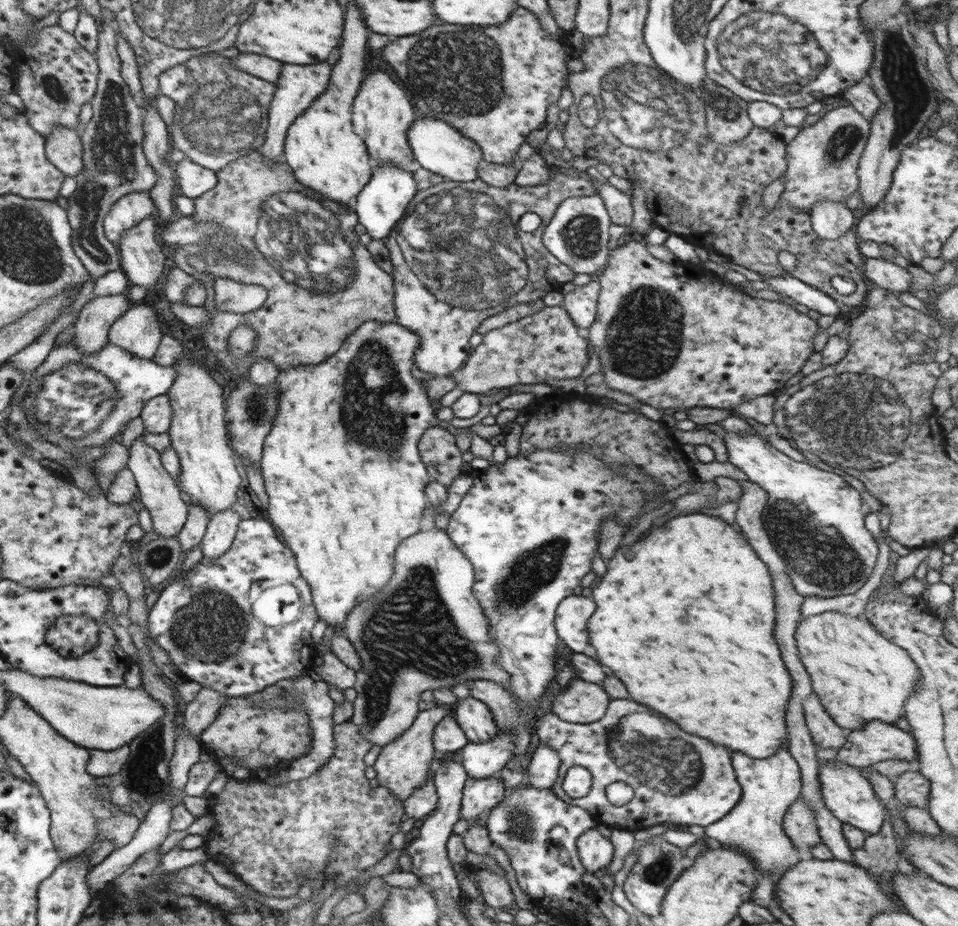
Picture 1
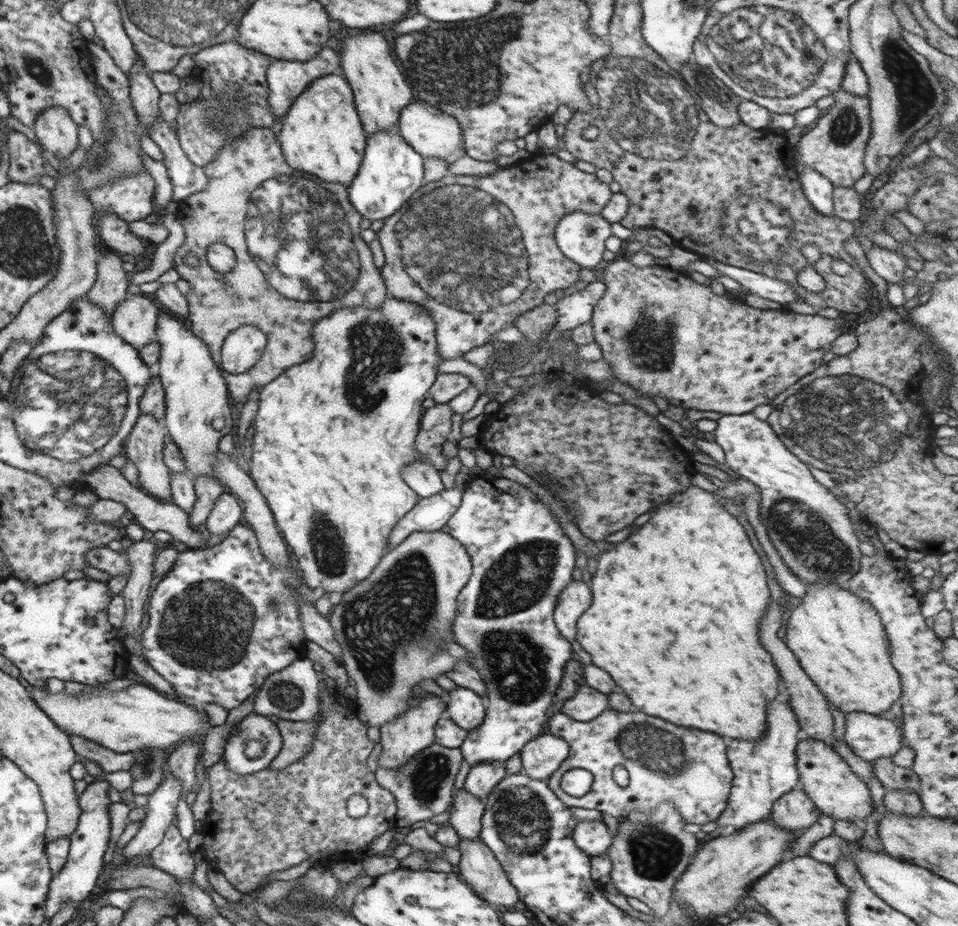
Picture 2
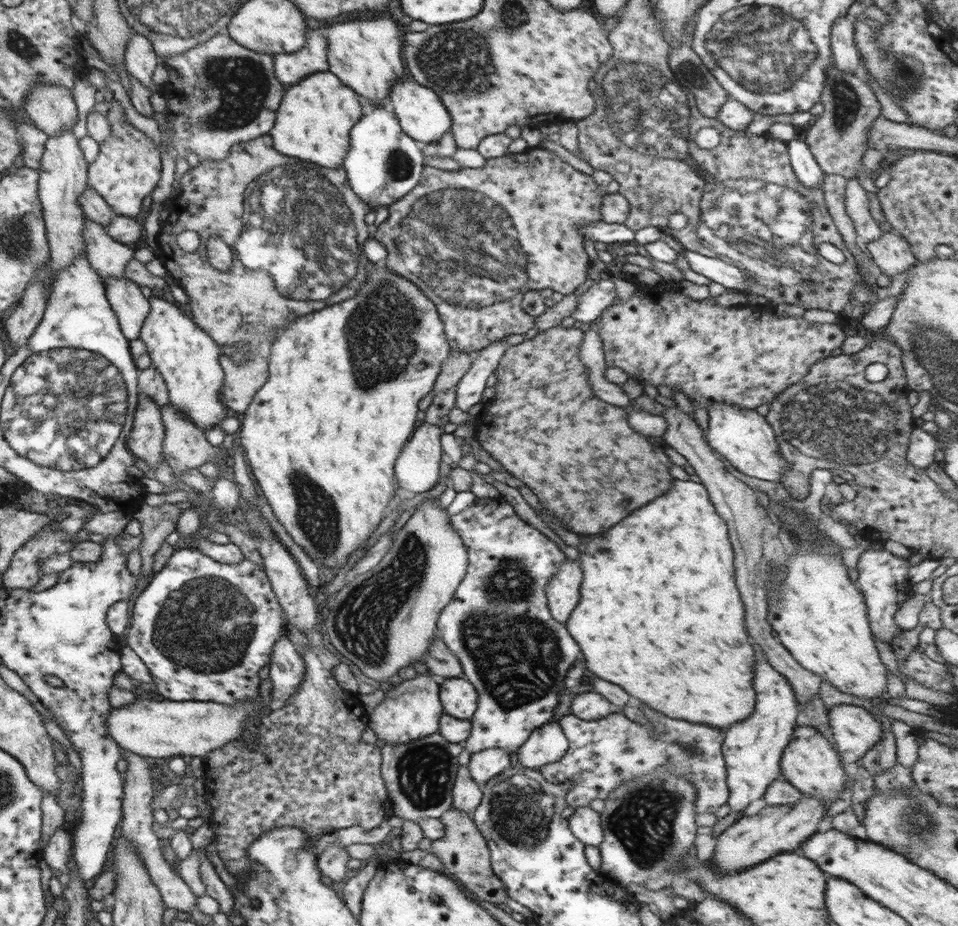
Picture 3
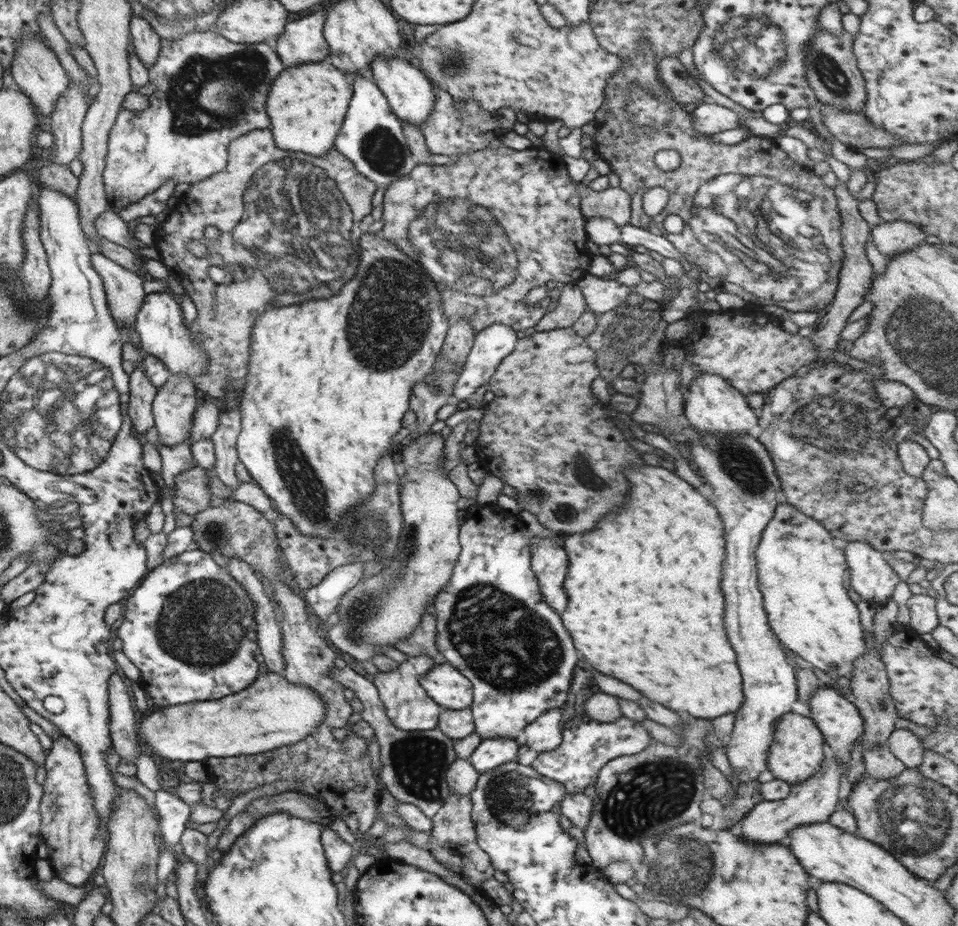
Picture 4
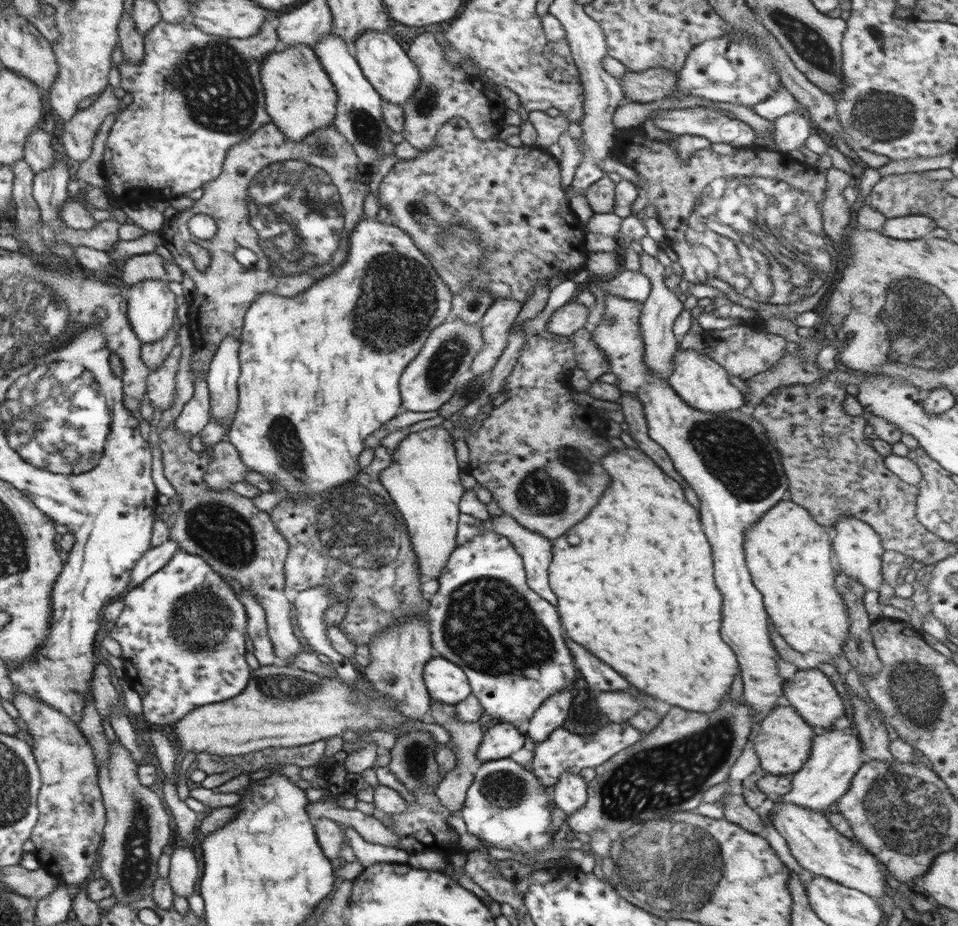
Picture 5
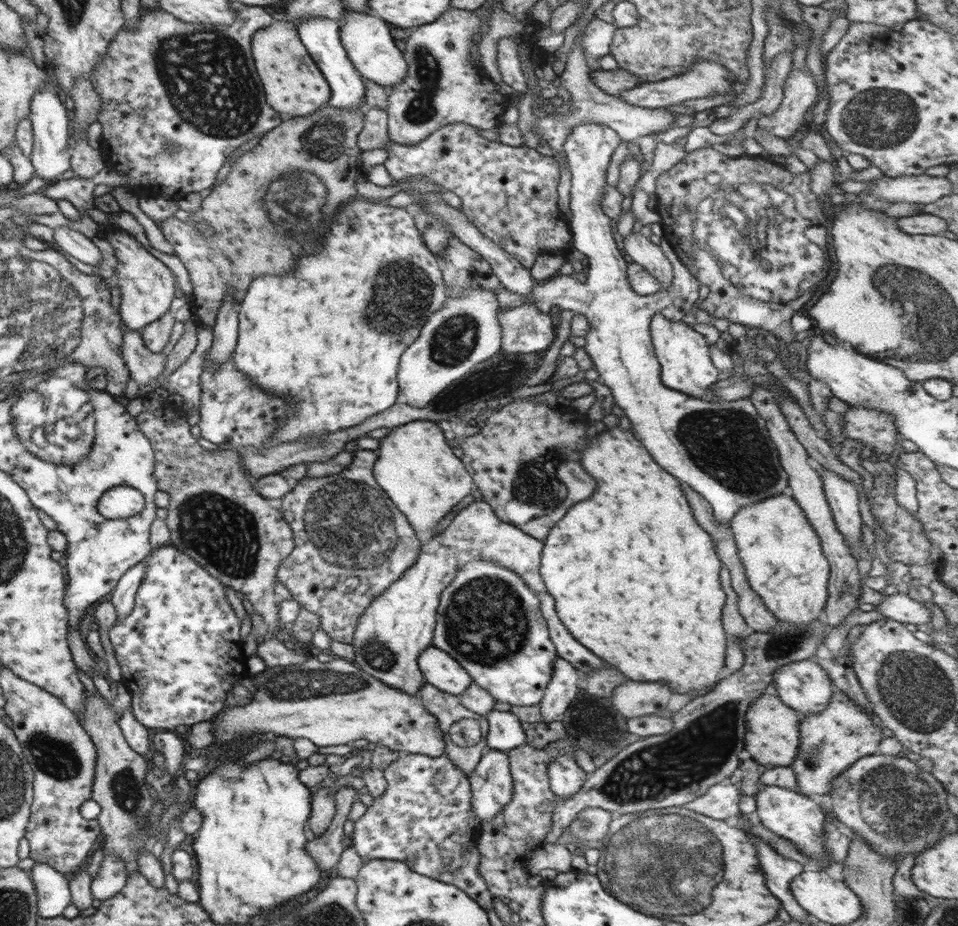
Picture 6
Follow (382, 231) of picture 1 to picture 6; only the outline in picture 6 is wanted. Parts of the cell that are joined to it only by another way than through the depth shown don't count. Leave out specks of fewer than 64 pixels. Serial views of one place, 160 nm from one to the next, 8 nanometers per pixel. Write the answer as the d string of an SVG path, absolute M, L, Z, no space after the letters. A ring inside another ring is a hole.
M326 17L300 18L300 20L296 21L299 21L296 29L301 42L330 86L329 106L340 108L341 111L356 110L356 108L362 109L363 105L366 104L364 79L354 69L354 64L348 59L348 54L340 39L340 29L336 21Z

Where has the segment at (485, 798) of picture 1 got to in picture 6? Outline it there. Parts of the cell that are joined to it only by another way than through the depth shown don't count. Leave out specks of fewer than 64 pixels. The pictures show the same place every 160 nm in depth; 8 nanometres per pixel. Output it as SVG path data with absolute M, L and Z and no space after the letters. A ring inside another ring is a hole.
M492 709L484 717L489 722L486 748L508 753L513 748L526 745L525 732L515 714Z

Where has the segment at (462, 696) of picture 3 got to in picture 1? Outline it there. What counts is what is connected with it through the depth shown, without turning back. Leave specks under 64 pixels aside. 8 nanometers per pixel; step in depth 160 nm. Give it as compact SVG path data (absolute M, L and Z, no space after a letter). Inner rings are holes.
M474 697L458 698L455 721L465 732L469 742L489 741L498 732L492 711Z

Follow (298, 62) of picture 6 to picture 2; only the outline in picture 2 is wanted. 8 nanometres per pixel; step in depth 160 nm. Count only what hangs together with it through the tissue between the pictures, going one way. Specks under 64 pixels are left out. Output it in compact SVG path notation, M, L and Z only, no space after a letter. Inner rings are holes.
M342 74L322 76L294 102L277 132L287 163L326 182L352 186L364 158L367 136L356 112L353 91Z

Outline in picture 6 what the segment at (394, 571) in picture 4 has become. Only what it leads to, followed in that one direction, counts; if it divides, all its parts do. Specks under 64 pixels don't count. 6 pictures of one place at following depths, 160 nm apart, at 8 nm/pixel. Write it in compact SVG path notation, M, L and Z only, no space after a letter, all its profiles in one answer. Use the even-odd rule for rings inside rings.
M417 420L394 427L381 438L373 466L376 482L404 514L416 537L423 544L435 536L434 528L475 485L464 468L463 458L456 457L436 421Z

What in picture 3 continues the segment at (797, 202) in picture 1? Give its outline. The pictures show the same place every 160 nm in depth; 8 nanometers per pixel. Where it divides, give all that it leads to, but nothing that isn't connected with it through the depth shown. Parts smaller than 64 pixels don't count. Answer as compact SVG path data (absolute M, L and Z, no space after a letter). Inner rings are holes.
M834 64L826 73L828 80L824 80L824 90L819 98L824 113L801 131L801 137L825 174L836 174L846 180L856 179L857 170L862 166L862 155L869 147L867 132L874 120L880 117L881 106L864 78L846 74Z

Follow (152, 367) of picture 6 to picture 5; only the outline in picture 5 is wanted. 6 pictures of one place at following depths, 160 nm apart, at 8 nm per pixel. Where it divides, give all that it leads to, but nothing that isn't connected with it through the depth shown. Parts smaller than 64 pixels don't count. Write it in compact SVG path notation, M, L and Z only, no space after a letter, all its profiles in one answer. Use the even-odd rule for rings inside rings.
M179 343L172 348L164 362L155 369L149 371L145 378L145 389L148 393L151 406L162 412L168 410L174 400L174 377L178 372L178 362L182 348Z

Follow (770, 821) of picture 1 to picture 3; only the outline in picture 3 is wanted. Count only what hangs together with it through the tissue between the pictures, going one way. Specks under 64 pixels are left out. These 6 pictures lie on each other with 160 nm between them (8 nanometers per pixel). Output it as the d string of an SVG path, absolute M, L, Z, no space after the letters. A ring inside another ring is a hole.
M763 653L756 654L756 666L754 666L754 688L756 688L756 710L752 712L747 719L731 724L724 732L723 745L721 751L725 760L727 770L727 787L729 788L729 800L727 804L730 809L743 812L749 804L757 799L762 798L767 791L768 785L776 779L782 779L780 770L780 757L783 755L783 750L787 747L790 739L797 728L796 718L800 705L795 697L792 685L788 679L776 671L768 660L765 659Z

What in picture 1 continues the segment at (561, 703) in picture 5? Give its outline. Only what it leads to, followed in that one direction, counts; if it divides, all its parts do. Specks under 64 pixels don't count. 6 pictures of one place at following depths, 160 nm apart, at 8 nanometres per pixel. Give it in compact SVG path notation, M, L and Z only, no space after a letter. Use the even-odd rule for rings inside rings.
M539 745L527 767L526 782L534 788L552 789L559 775L561 763L558 751L548 745Z

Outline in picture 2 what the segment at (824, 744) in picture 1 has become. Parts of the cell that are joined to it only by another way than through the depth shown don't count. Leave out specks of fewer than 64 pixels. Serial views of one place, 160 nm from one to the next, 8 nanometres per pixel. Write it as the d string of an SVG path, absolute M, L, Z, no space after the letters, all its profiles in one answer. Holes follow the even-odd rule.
M775 601L770 602L768 614L764 616L764 620L760 624L760 644L764 644L764 648L768 648L768 654L772 656L772 660L774 660L780 676L784 678L784 686L786 686L786 692L788 692L786 695L789 697L789 704L792 706L791 709L799 721L802 735L825 742L826 739L832 736L834 728L834 719L832 718L829 702L826 695L800 667L792 650L778 638L778 630L782 628L782 614L783 608L781 604Z

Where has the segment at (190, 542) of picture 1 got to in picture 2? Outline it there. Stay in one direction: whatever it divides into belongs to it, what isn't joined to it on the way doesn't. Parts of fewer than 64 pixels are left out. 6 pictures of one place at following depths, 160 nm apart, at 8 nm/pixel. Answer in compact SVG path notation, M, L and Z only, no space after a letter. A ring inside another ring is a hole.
M200 475L195 479L196 500L192 512L188 514L191 528L203 531L208 515L214 506L215 500L222 493L226 492L226 487L222 486L216 479L206 475Z

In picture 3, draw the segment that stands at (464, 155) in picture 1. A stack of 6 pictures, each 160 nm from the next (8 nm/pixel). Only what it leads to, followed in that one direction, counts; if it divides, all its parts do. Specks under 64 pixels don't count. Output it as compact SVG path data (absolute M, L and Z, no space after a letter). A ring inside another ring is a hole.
M406 77L400 78L396 82L396 86L392 86L389 100L389 107L396 116L401 129L419 145L436 143L448 129L452 128L450 114L444 104L440 102L440 97L420 84L412 83L412 80L408 80Z

